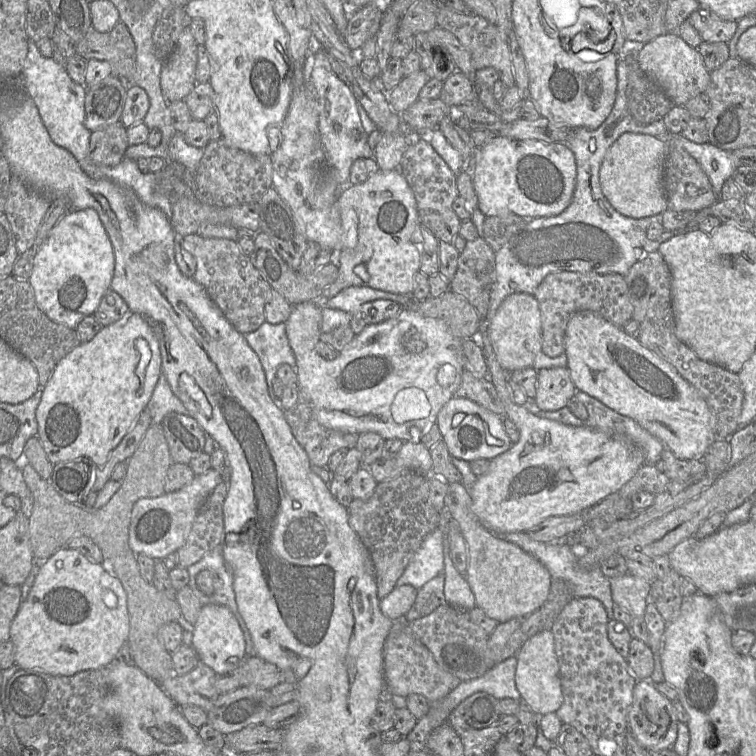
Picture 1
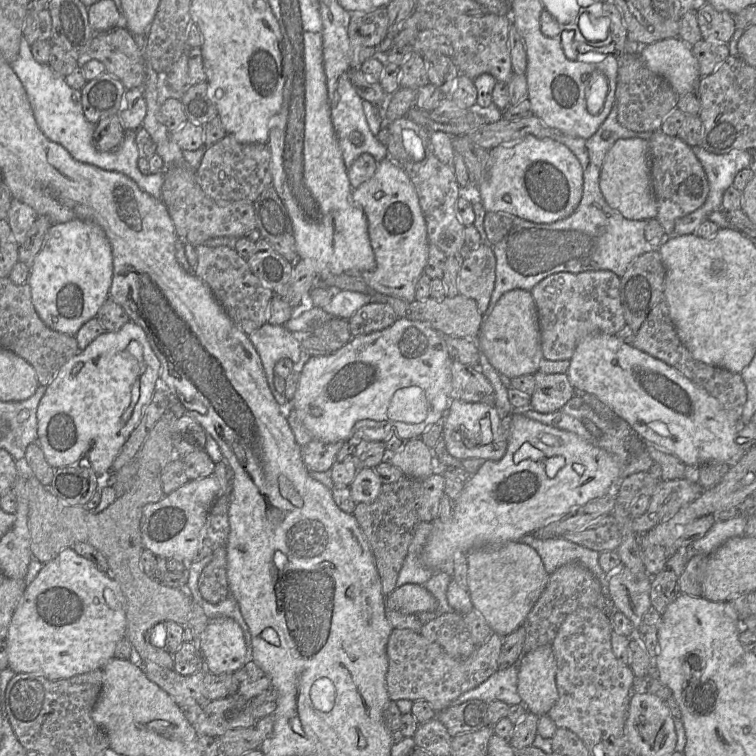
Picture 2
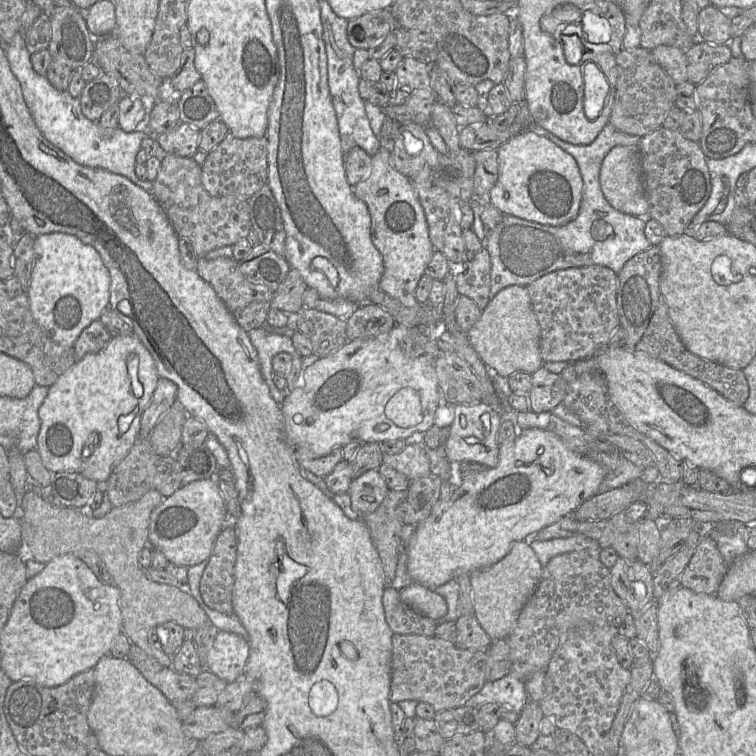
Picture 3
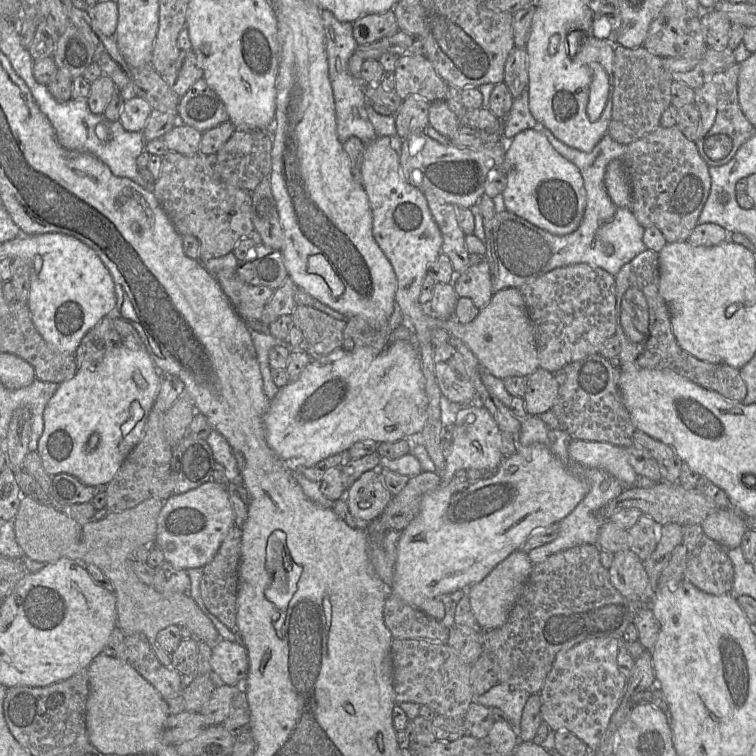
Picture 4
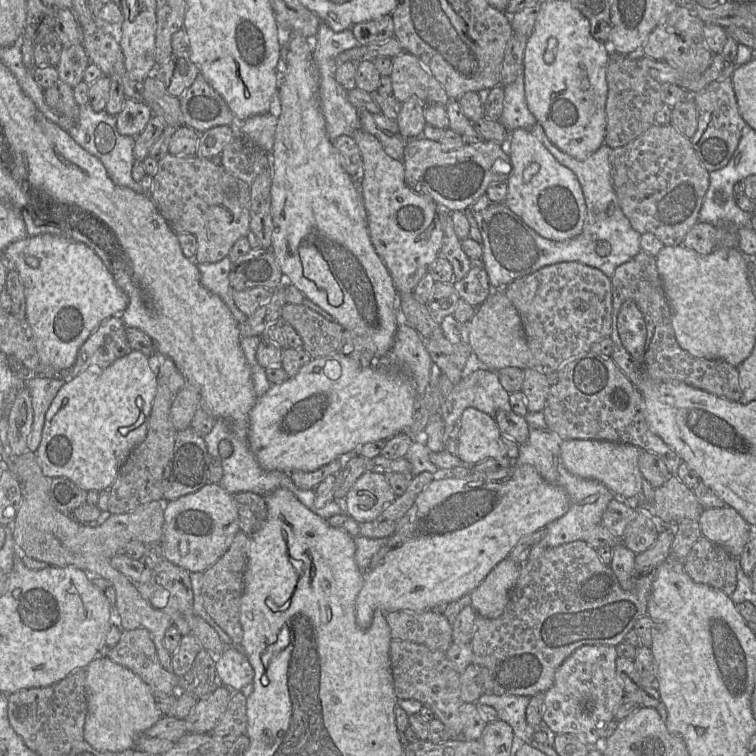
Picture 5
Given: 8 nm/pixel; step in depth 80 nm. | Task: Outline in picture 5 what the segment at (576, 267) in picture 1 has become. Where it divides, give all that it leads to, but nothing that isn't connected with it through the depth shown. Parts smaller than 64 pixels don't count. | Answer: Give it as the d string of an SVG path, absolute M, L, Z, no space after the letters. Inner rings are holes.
M536 123L529 131L550 151L555 159L570 169L577 177L586 203L586 217L582 232L571 239L555 241L542 237L503 203L490 203L480 211L474 211L483 238L482 261L493 289L503 289L514 280L527 277L543 267L563 263L580 262L597 268L612 278L618 266L628 262L640 251L640 237L624 215L612 184L611 155L613 148L604 143L586 160L578 160L560 150L548 138L543 126Z

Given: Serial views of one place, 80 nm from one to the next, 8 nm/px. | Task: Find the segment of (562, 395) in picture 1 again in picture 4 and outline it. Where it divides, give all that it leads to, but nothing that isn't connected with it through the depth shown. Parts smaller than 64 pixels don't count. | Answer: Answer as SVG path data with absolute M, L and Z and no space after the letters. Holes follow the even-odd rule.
M541 367L530 374L524 395L528 415L540 415L550 411L557 399L559 386L554 373Z

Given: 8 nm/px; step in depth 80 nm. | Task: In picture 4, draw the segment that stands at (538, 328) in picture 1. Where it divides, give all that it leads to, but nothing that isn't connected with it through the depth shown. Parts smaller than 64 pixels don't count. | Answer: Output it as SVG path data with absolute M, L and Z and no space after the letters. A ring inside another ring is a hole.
M517 288L493 293L488 305L470 323L461 324L456 317L442 322L438 328L447 331L451 337L461 339L472 350L484 370L502 380L512 376L528 377L539 368L534 327L524 298Z

